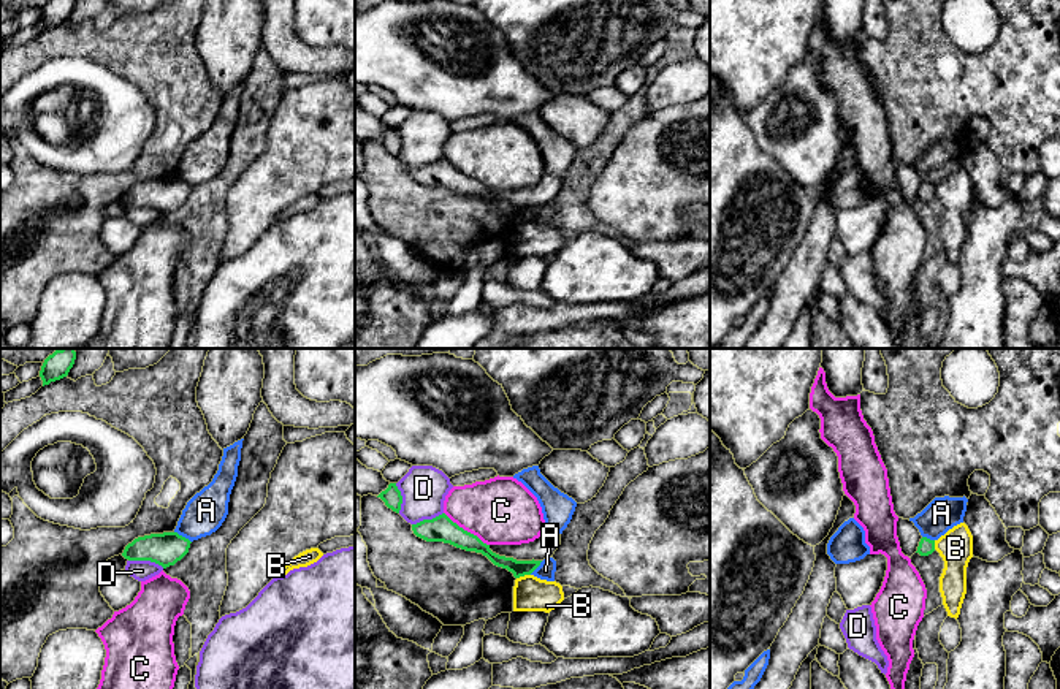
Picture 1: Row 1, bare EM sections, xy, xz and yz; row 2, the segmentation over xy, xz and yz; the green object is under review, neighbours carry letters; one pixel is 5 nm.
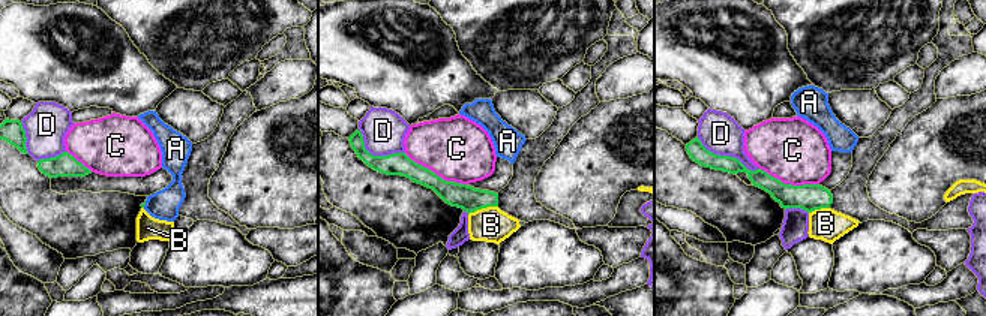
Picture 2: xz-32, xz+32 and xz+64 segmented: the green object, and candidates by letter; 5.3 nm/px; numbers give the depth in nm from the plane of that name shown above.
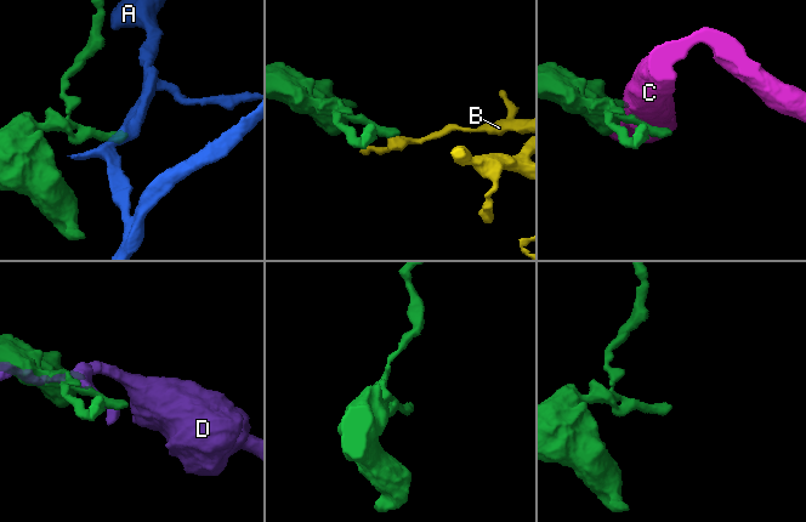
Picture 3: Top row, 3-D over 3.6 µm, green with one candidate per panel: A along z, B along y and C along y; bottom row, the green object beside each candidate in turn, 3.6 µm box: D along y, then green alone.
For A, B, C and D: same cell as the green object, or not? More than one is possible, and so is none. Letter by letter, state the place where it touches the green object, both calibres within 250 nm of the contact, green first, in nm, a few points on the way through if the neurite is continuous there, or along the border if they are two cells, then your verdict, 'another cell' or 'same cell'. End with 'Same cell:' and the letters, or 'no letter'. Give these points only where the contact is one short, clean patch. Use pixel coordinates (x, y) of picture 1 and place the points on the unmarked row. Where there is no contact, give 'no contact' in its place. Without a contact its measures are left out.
A: contact xy (181, 181); calibres 170 and 200 nm; border xy (175, 176), (190, 187); another cell
B: contact xz (523, 220); calibres 80 and 180 nm; border xz (530, 219), (517, 224); another cell
C: contact xz (466, 176); calibres 130 and 340 nm; another cell
D: contact xy (146, 205); calibres 170 and 110 nm; another cell
Same cell: no letter

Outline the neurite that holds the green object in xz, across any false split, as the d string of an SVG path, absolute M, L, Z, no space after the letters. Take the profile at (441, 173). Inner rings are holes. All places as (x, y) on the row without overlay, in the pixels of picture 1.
M445 158L433 163L423 165L412 169L412 176L417 182L426 187L444 187L466 196L475 196L486 201L494 211L507 214L515 223L531 220L542 206L517 206L513 203L505 203L493 198L490 190L483 188L477 181L464 176L456 168L453 168Z

